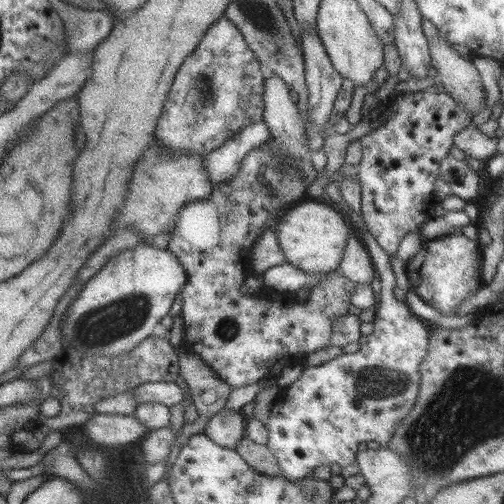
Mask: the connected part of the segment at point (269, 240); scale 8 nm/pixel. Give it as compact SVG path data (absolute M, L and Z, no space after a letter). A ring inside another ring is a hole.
M276 227L268 228L252 245L250 263L252 272L263 274L265 270L287 262L286 253L280 248Z

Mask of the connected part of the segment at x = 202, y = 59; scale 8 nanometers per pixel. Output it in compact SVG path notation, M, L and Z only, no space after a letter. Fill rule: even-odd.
M228 19L216 20L178 69L156 127L156 138L175 154L207 155L224 146L245 126L263 120L264 73L259 58L247 47L240 29Z

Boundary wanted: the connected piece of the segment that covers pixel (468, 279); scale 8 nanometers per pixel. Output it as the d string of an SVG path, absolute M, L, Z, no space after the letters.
M453 231L436 239L425 237L420 250L405 265L410 289L442 314L457 314L459 304L484 285L480 278L481 257L482 246L479 241L470 240L463 234Z

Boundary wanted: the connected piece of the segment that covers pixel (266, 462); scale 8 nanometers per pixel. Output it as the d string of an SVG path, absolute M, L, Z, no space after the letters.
M245 436L235 450L258 473L268 477L280 476L280 466L278 466L276 456L268 450L266 445L256 444L256 442Z

